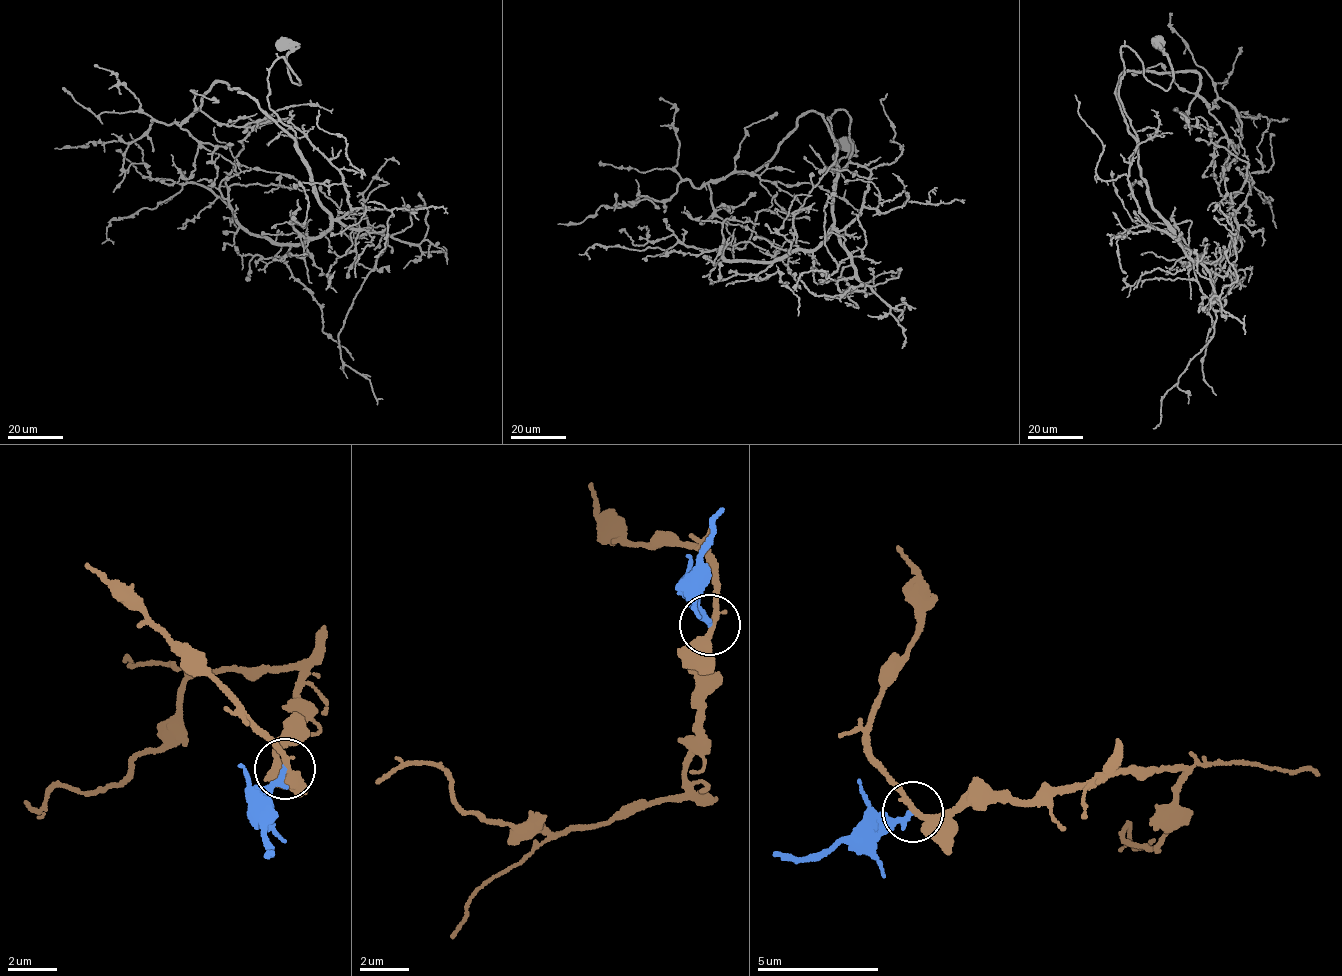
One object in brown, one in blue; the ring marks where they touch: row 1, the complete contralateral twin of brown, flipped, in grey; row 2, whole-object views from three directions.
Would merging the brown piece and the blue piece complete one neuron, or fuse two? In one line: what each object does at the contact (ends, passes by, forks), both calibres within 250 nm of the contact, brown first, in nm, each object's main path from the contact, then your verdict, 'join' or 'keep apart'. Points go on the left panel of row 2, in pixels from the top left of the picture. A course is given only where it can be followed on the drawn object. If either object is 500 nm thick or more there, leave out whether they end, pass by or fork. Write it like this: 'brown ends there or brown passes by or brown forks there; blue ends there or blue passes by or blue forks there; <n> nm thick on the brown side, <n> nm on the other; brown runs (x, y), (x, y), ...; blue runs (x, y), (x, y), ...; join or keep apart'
brown passes by; blue ends there; 240 nm thick on the brown side, 280 nm on the other; brown runs (285, 767), (305, 717), (298, 669), (193, 677), (178, 721), (115, 785), (26, 802); blue runs (285, 767), (261, 820), (272, 853); keep apart

